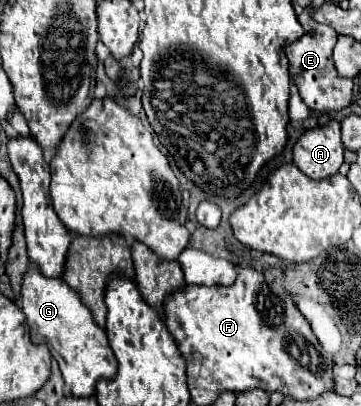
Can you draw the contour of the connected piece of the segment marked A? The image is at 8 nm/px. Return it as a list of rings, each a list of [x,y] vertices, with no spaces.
[[[330,119],[326,125],[304,131],[294,145],[294,163],[312,179],[336,175],[344,163],[340,123]]]

